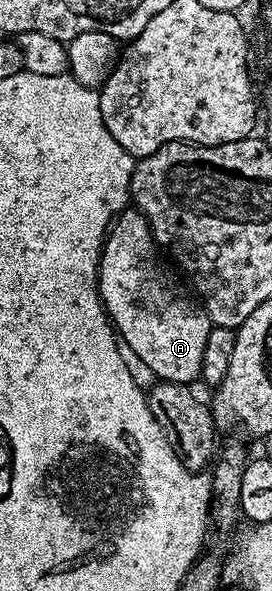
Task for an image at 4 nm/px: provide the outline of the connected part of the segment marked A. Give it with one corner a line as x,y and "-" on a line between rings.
126,207
117,214
113,224
109,226
105,246
101,248
101,268
97,275
97,287
101,290
105,312
108,313
120,340
125,341
128,347
151,367
157,379
174,381
176,385
189,385
193,380
196,382
200,378
211,322
204,308
192,296
185,297
180,283
177,282
178,274
172,268
169,270
161,262
160,256
162,257
162,254
153,237
148,217
144,217
136,207

